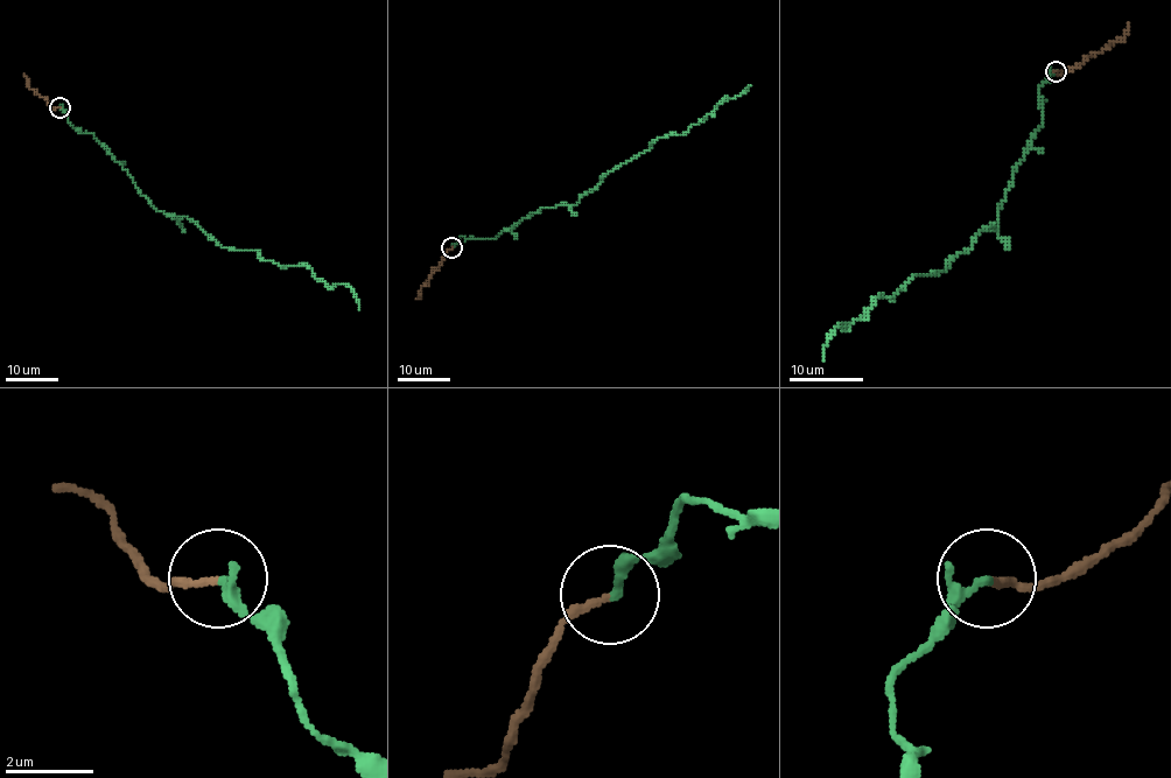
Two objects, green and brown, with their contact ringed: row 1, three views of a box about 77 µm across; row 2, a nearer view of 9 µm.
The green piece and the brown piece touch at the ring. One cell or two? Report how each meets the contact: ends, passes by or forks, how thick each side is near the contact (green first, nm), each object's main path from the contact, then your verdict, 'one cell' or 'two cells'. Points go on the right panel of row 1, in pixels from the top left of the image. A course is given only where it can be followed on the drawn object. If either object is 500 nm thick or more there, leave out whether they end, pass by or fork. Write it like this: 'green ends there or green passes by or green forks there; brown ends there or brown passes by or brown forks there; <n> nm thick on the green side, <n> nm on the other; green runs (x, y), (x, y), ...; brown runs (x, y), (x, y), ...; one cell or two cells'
green passes by; brown ends there; 180 nm thick on the green side, 160 nm on the other; green runs (1054, 71), (995, 230), (941, 272), (913, 277), (840, 324), (822, 359); brown runs (1054, 71), (1071, 70), (1086, 57), (1116, 42), (1129, 23); one cell

